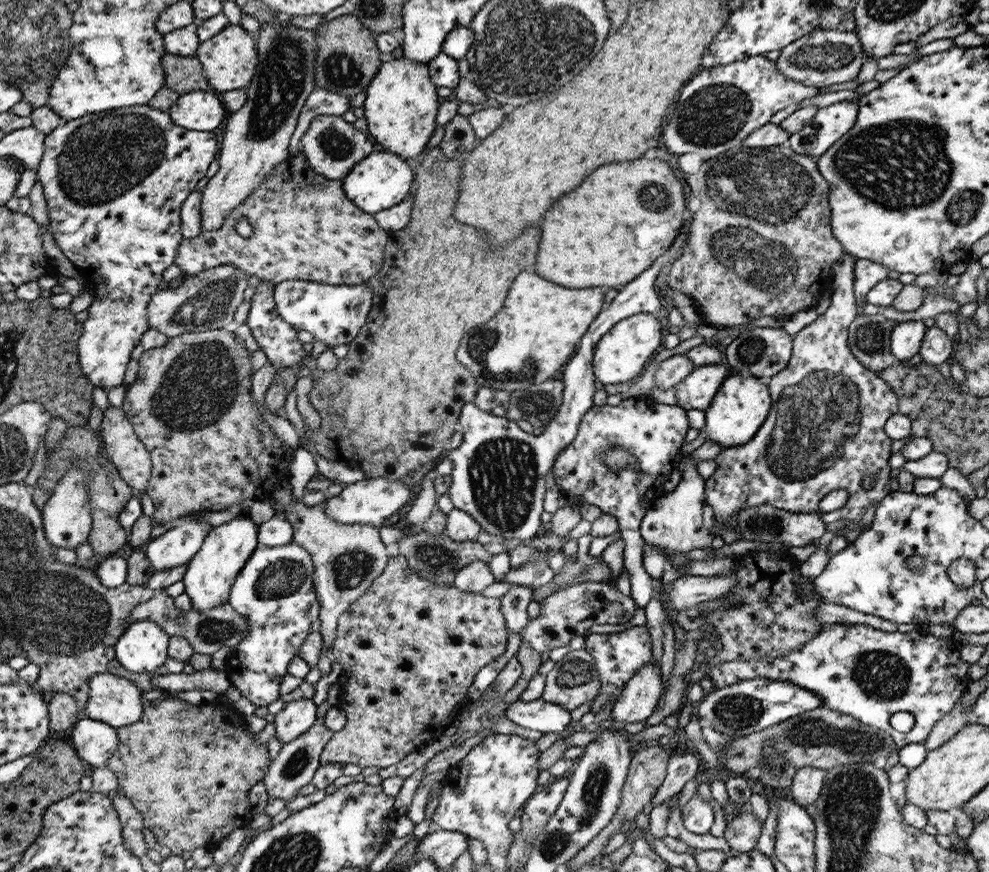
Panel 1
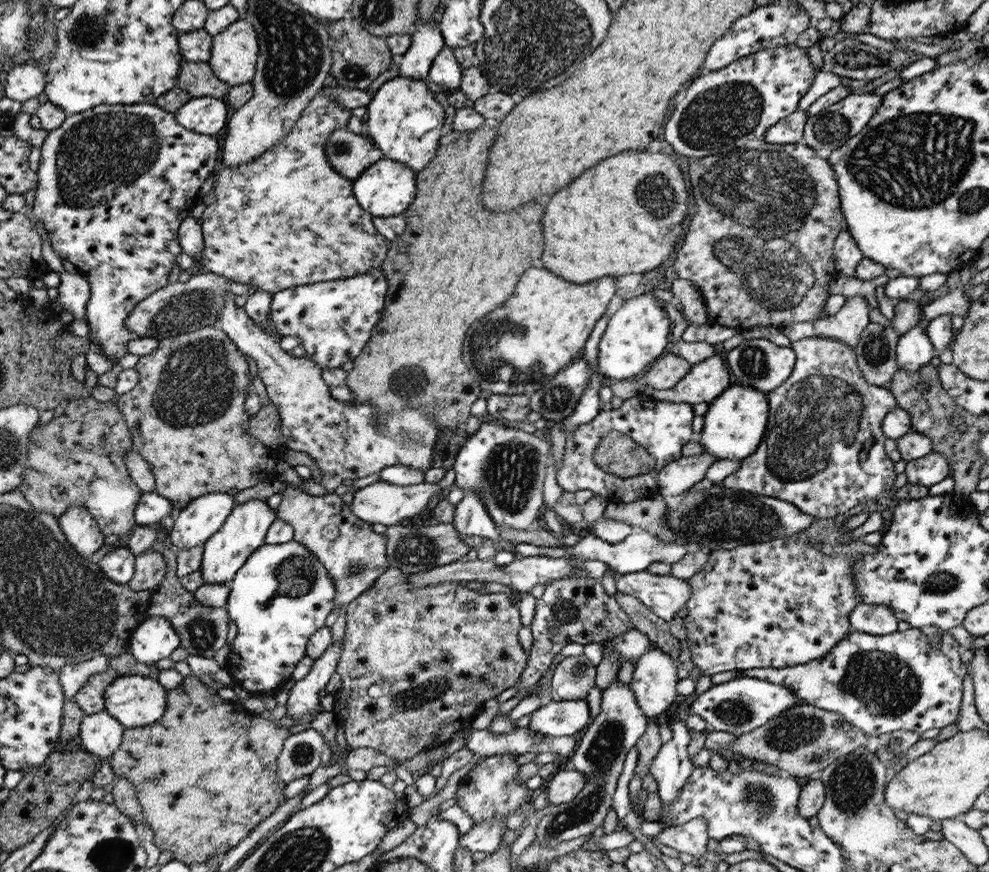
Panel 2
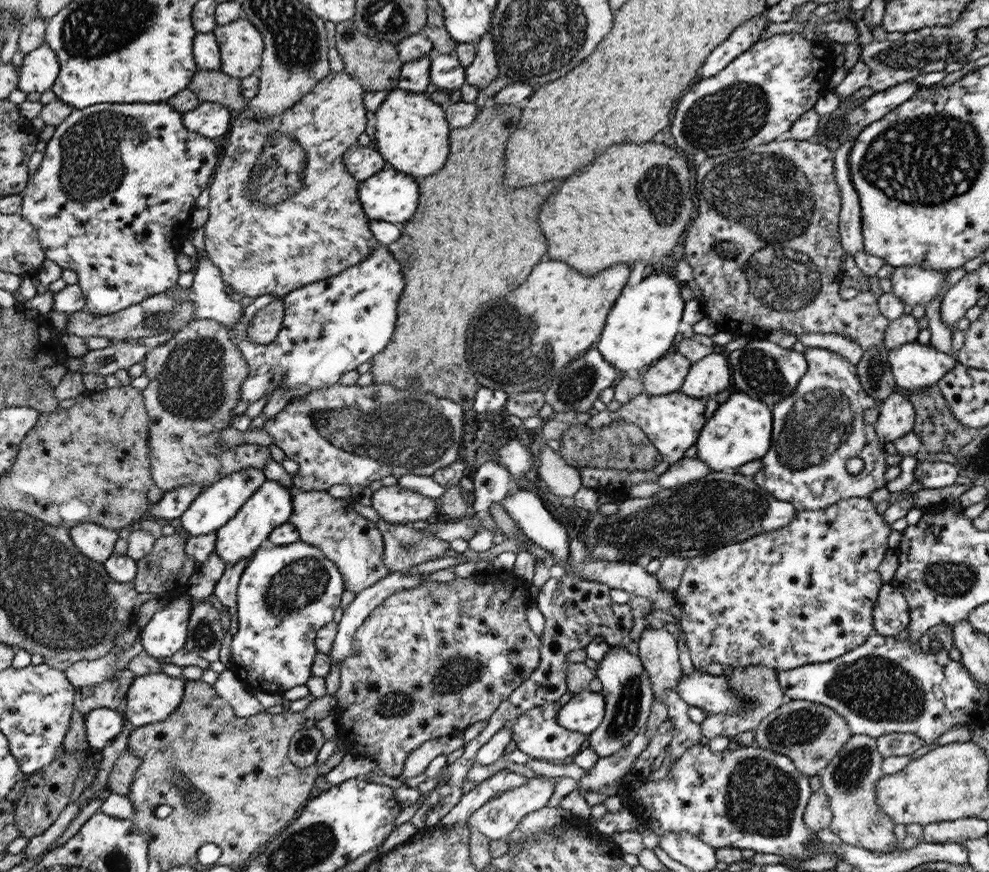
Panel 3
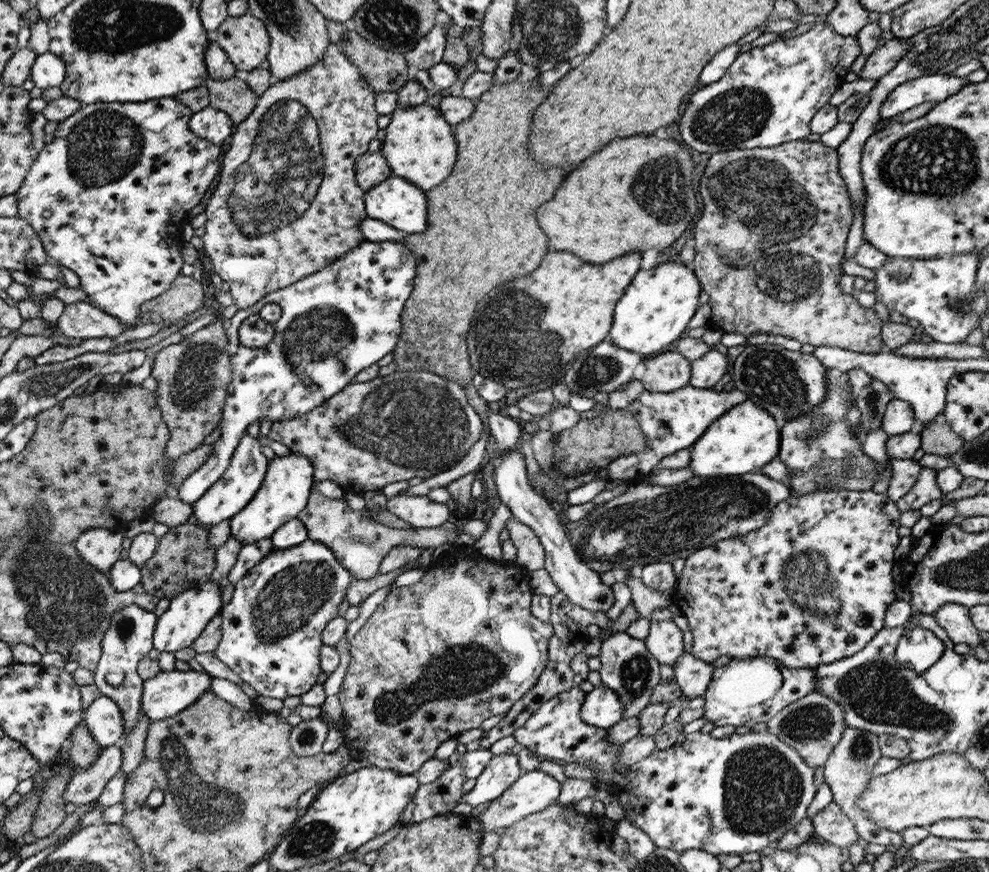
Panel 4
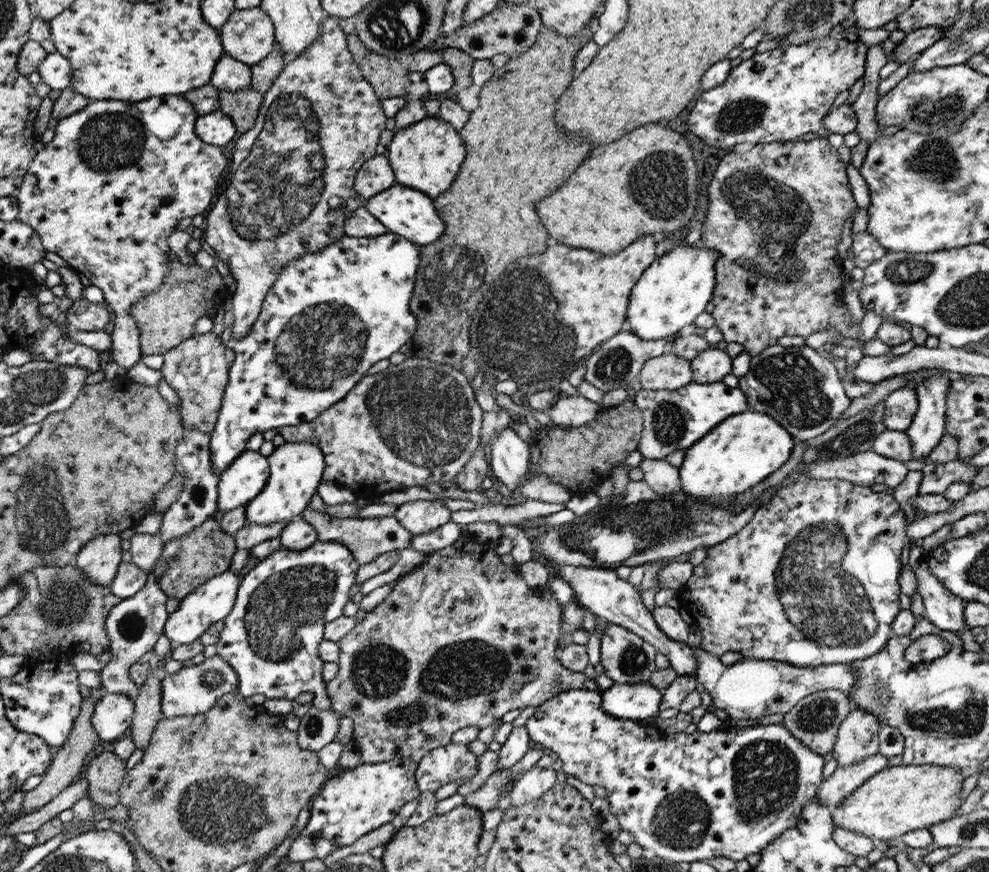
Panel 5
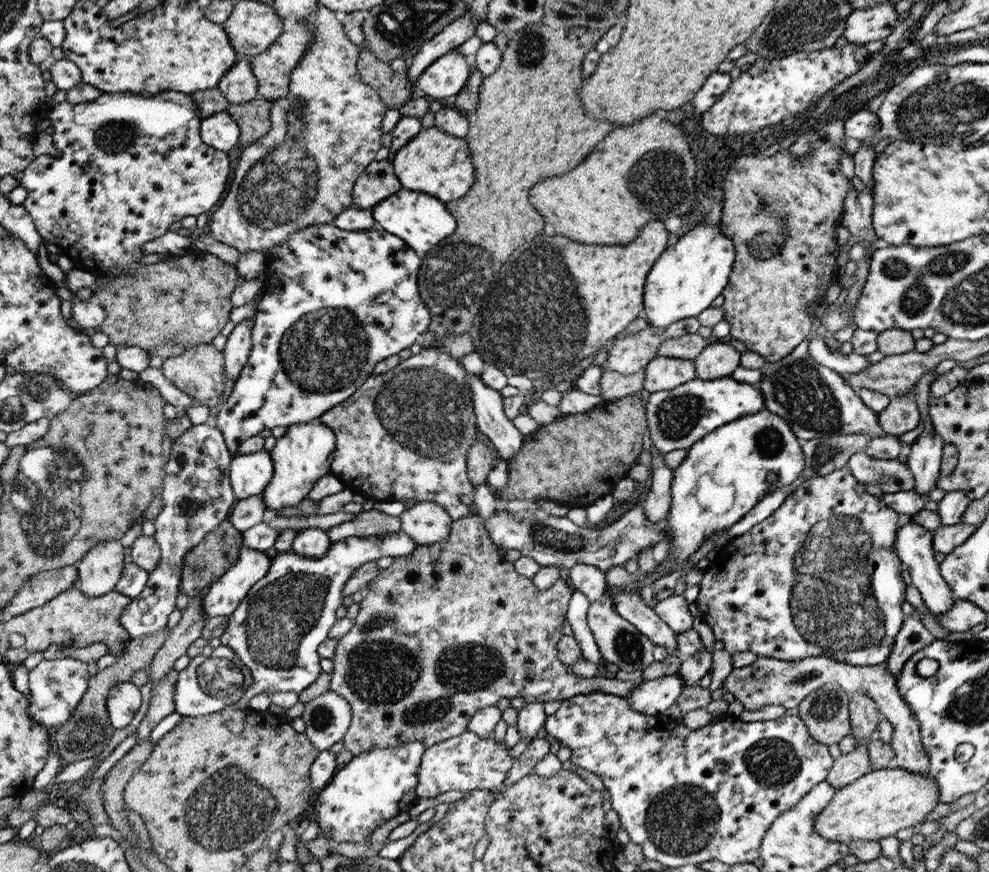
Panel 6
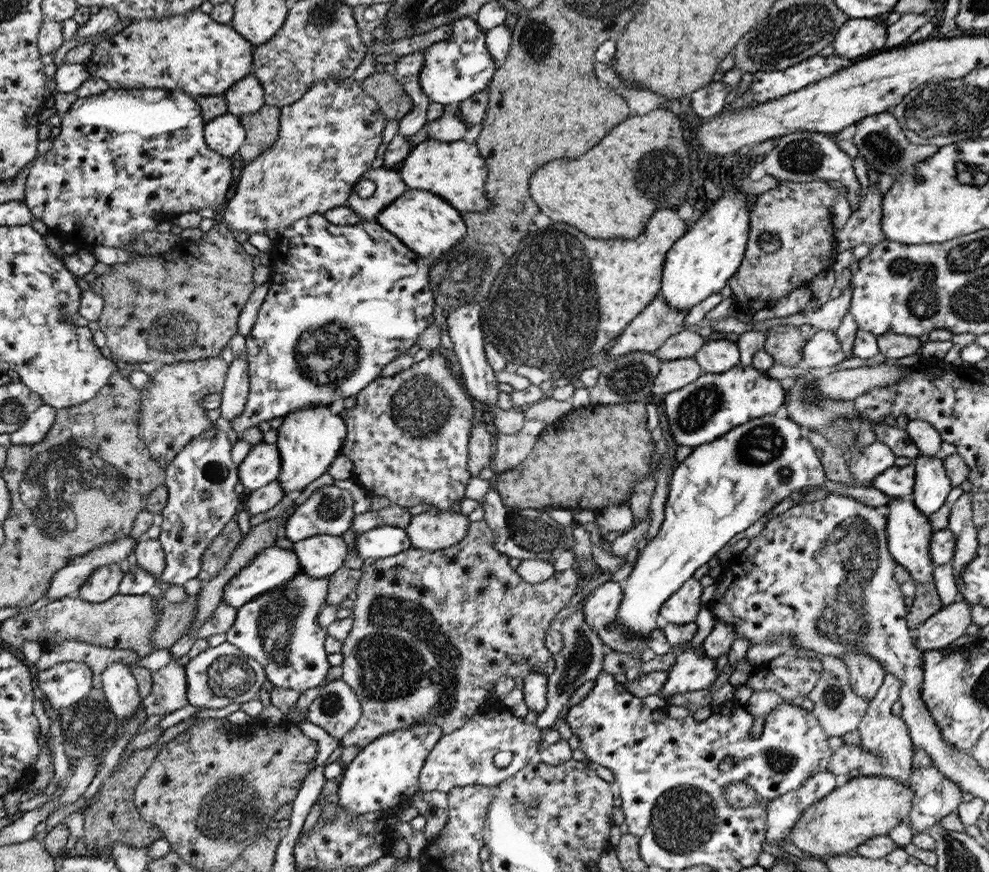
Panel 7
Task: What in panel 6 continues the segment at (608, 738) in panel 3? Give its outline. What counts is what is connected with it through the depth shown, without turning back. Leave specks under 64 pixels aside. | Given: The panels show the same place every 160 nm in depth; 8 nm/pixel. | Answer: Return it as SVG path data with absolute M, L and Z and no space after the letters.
M605 592L604 595L598 597L598 600L590 604L590 609L587 611L587 624L593 632L600 654L606 661L616 664L618 671L643 672L655 661L653 657L655 644L650 642L633 624L618 615L610 594Z

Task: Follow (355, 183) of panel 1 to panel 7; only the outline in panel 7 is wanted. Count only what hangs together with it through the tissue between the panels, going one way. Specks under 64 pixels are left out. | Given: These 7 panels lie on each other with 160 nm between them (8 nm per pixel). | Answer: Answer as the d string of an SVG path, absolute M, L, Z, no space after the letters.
M408 189L395 203L389 204L381 212L376 222L389 229L407 246L422 257L430 257L432 262L438 261L456 247L465 238L468 227L460 212L445 198L426 190Z

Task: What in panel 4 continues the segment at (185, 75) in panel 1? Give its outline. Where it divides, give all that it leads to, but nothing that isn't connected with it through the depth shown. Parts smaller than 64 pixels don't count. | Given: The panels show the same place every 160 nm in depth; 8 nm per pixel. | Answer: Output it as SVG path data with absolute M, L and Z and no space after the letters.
M242 75L235 76L232 80L209 79L204 86L208 88L209 106L228 113L234 124L242 124L259 100Z

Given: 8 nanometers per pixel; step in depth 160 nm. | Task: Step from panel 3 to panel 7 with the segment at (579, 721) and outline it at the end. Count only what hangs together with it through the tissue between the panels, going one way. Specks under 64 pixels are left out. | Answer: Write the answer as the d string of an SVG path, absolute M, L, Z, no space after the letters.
M692 646L687 651L677 654L673 667L668 671L668 680L657 694L668 703L675 694L708 690L715 686L720 675L716 671L716 658L699 656L699 649Z

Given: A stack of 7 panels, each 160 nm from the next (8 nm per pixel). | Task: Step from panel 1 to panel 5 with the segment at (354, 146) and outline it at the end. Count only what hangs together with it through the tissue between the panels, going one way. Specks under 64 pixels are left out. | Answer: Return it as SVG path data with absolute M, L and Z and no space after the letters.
M386 154L375 156L356 173L354 191L358 192L358 195L366 202L380 192L392 188L394 186L392 169Z

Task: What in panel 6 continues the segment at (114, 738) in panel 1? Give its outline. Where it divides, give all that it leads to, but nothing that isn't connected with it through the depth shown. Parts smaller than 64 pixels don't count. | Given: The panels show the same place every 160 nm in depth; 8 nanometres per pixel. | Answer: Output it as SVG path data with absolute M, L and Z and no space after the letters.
M132 682L114 685L110 689L106 706L108 718L114 728L128 726L136 716L138 708L142 706L142 694L139 687Z

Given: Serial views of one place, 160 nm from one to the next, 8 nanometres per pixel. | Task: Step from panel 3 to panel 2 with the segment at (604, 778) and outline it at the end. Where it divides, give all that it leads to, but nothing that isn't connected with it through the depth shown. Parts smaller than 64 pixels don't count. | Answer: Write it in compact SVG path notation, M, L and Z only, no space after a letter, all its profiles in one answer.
M561 764L545 788L546 798L549 803L556 806L563 802L570 802L582 790L582 787L587 785L586 781L587 778L583 776L583 772Z

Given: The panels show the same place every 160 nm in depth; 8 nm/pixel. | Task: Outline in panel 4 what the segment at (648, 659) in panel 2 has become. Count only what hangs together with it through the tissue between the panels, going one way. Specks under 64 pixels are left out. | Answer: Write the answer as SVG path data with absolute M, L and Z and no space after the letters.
M673 620L650 623L649 634L645 639L646 648L660 666L669 664L674 668L679 658L685 653L682 634L683 632L678 629Z

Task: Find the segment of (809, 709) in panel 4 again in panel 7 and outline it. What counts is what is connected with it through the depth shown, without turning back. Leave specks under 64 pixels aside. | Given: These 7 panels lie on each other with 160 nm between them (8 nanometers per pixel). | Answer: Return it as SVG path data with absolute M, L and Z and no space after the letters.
M796 650L799 657L816 657L822 661L822 677L818 680L815 688L807 694L807 697L814 702L814 708L811 710L814 716L819 720L820 726L829 736L840 736L848 732L854 732L860 724L866 709L869 707L870 698L862 698L850 687L849 673L844 666L842 659L820 655L818 652L810 650Z

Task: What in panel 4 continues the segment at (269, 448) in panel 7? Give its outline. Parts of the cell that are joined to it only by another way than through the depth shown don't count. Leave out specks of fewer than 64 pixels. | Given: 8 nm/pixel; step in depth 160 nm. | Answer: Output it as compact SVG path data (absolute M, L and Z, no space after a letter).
M246 430L244 438L233 452L232 462L222 478L214 483L196 503L192 504L192 516L204 527L216 526L220 521L232 519L255 498L268 474L269 461L262 453L263 446Z

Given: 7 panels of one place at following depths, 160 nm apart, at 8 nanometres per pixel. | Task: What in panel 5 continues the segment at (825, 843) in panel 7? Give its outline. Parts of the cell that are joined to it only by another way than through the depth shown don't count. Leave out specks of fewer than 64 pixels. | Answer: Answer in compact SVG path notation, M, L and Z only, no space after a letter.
M929 764L886 767L832 810L832 822L836 827L860 832L875 842L892 840L916 829L928 829L958 813L964 802L960 797L964 780L963 774L954 767Z

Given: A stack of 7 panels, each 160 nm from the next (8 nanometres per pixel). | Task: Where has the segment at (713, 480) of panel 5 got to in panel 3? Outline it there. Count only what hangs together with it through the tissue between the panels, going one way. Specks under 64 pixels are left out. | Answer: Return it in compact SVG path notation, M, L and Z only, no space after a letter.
M738 391L718 405L712 417L707 419L696 441L697 457L712 471L736 470L746 463L761 460L768 452L772 438L773 414L762 400Z

